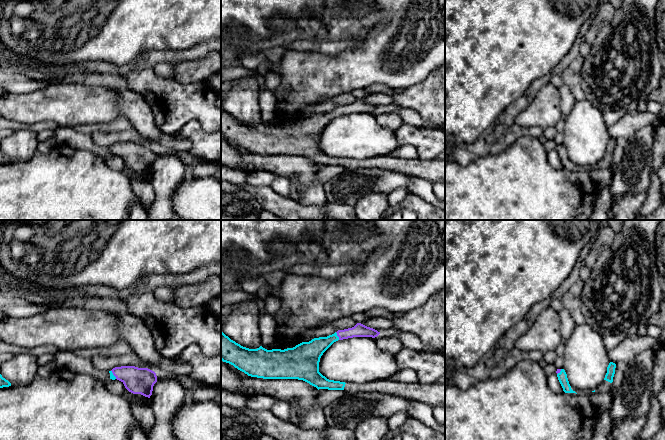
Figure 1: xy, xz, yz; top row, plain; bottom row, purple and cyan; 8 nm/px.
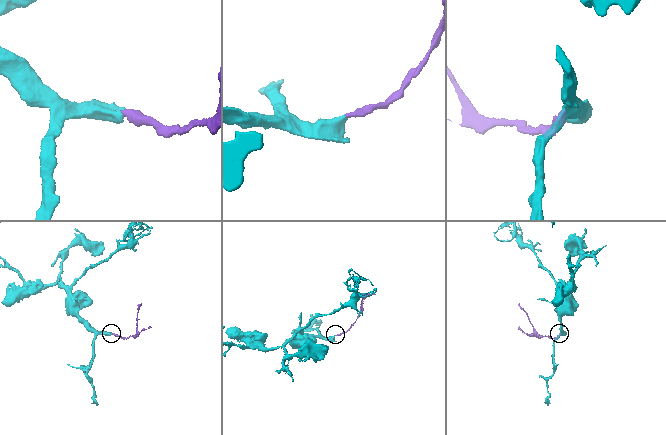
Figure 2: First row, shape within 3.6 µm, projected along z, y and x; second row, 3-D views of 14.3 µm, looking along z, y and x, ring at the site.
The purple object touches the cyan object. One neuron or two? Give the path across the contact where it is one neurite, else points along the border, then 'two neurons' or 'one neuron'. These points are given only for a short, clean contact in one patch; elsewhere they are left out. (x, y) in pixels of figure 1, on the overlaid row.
runs through xz (359, 330), (337, 335), (317, 346), (311, 352); one neuron

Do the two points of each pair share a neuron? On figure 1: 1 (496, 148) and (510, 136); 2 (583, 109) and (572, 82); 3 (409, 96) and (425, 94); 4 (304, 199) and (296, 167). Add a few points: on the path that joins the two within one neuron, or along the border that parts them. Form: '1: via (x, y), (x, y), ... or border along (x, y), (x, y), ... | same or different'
1: via (499, 146), (507, 139) | same
2: border along (583, 98), (576, 101) | different
3: via (413, 96), (421, 96) | same
4: via (306, 191), (306, 177), (304, 175) | same

